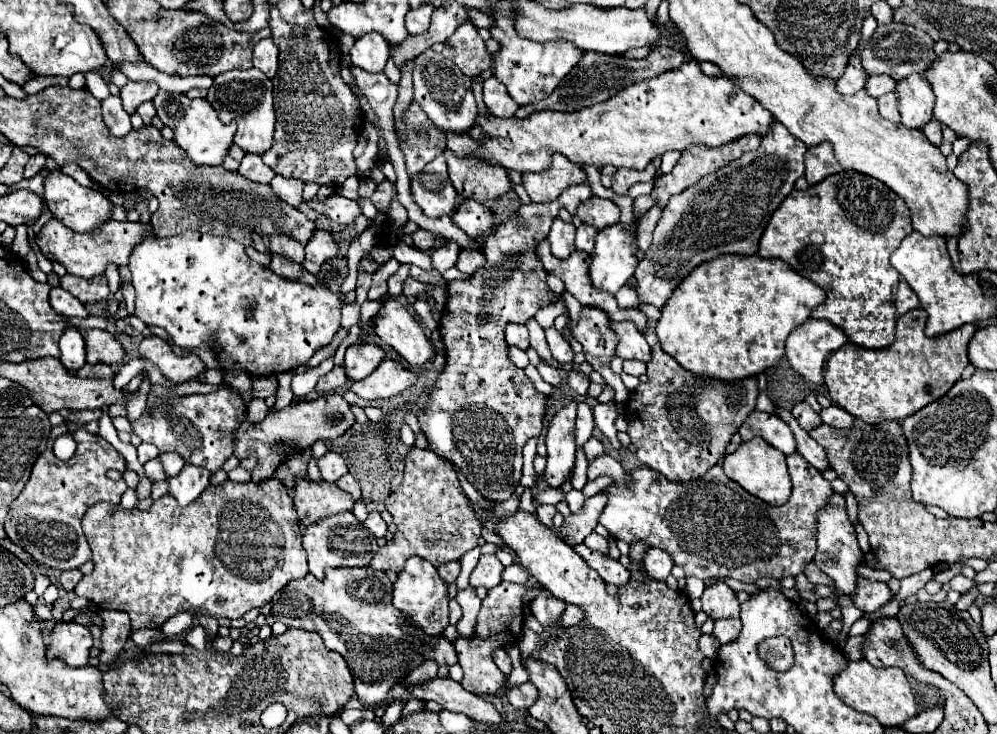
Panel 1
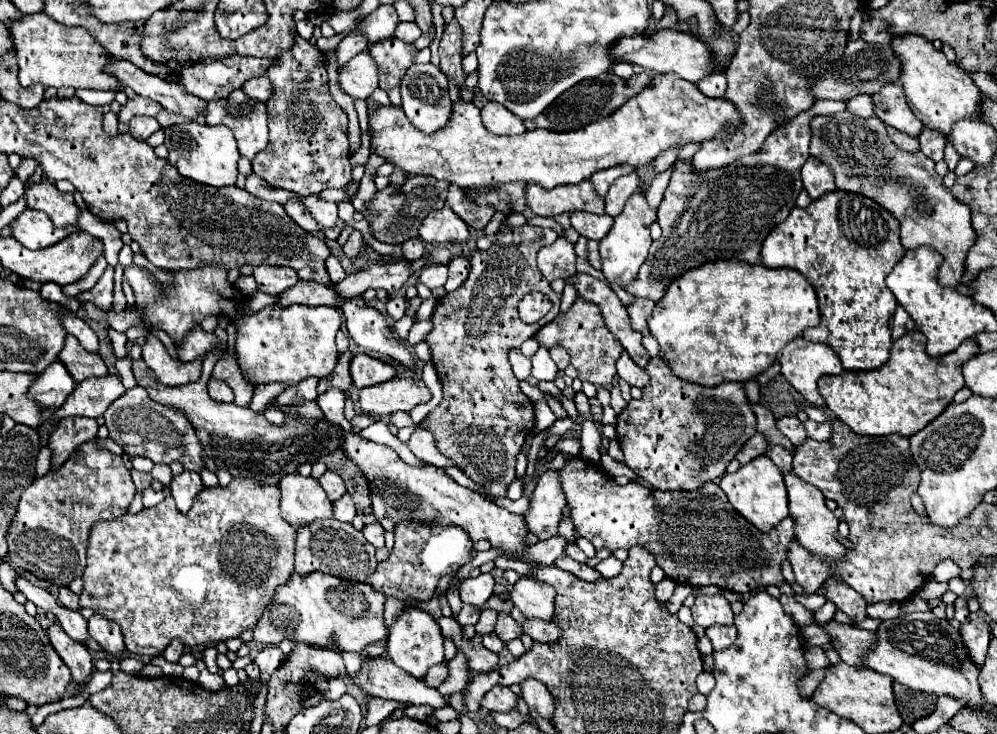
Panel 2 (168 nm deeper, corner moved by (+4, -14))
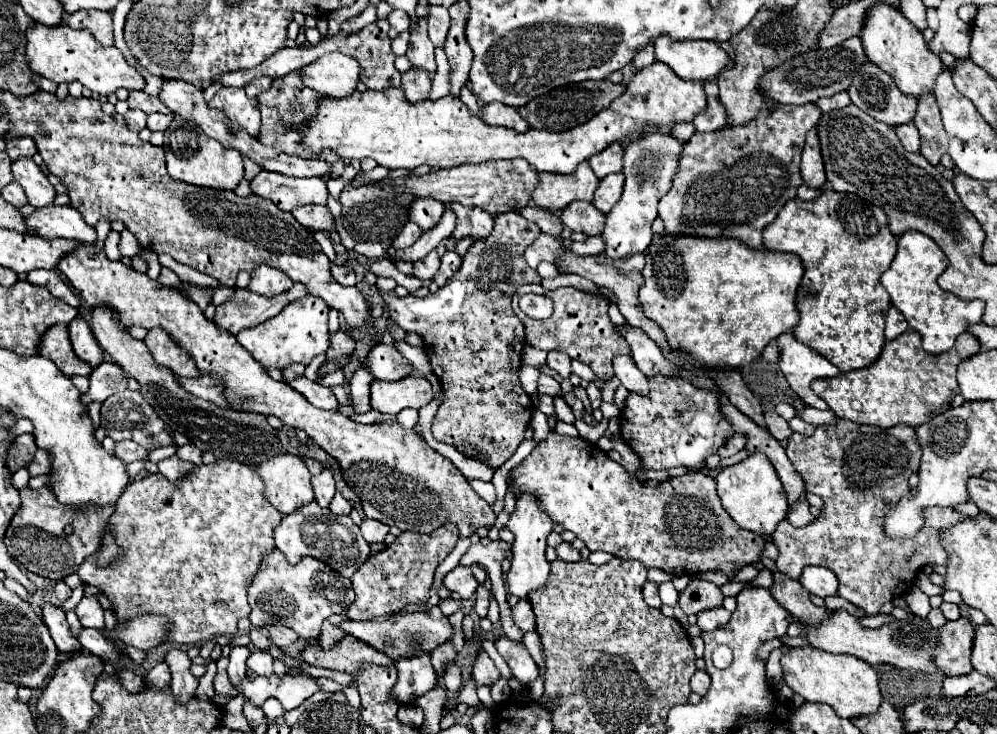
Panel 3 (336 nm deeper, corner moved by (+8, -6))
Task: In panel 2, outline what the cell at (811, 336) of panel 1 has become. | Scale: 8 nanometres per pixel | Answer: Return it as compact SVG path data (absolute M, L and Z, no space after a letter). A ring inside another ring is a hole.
M797 337L797 339L793 339L791 343L787 343L783 347L783 351L779 353L779 365L781 365L783 377L815 407L825 407L825 401L817 391L817 379L821 375L839 375L843 371L841 361L839 361L837 353L831 347L825 347L823 343L807 341L803 337Z

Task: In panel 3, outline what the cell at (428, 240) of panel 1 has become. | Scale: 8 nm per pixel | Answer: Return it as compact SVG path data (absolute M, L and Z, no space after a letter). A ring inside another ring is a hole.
M405 223L403 231L393 239L393 247L397 251L401 251L405 247L411 247L419 239L419 235L421 235L421 229L415 223Z

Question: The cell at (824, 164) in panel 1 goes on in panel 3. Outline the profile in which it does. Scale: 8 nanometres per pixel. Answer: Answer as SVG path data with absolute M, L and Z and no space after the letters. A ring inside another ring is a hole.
M813 127L807 133L805 149L803 149L803 161L801 161L801 175L803 175L805 185L809 185L813 189L823 187L823 183L825 183L825 169L823 169L823 159L821 159L817 127Z

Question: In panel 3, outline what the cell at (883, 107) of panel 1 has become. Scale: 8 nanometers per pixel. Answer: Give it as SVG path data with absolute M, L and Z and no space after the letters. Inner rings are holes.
M907 123L907 125L899 125L895 127L897 129L897 135L899 135L899 141L901 145L911 151L911 153L917 153L919 151L919 133L917 133L917 127L913 123Z

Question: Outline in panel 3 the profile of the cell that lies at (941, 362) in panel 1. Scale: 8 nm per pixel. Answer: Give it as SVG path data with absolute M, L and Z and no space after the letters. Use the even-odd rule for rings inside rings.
M907 331L899 335L899 339L885 341L883 353L873 365L839 373L831 379L817 379L813 383L813 391L839 419L883 429L895 427L899 423L919 427L951 407L953 397L959 393L955 379L957 365L979 353L979 349L979 341L965 331L957 339L957 353L951 349L943 355L927 355L921 347L921 335L917 331Z

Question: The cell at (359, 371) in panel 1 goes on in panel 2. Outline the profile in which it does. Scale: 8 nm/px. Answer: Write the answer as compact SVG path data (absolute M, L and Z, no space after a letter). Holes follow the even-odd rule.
M367 353L353 355L353 359L351 359L351 379L357 389L377 385L377 383L383 383L393 377L395 377L393 365L379 361L375 357L369 357Z

